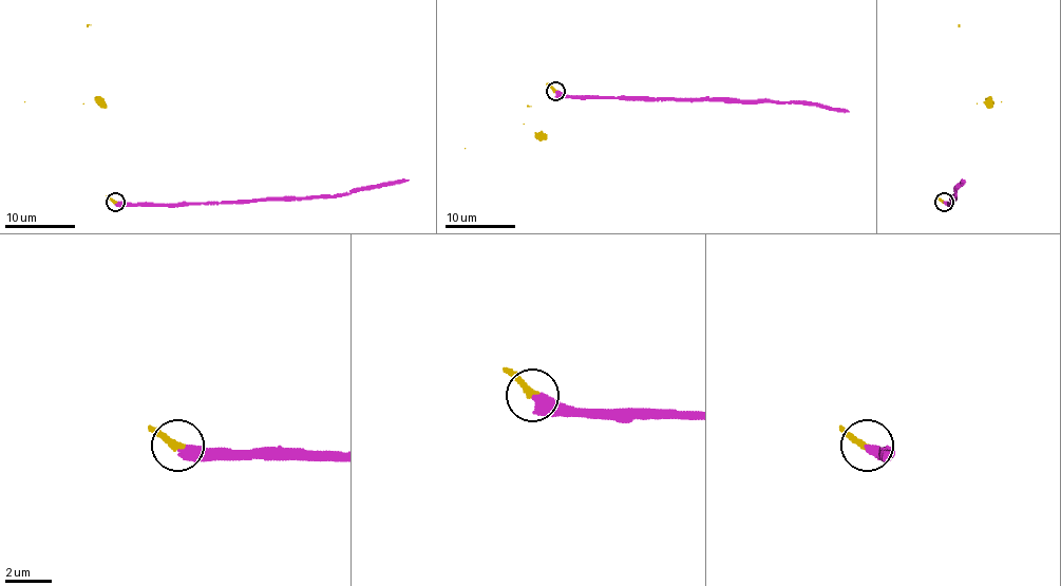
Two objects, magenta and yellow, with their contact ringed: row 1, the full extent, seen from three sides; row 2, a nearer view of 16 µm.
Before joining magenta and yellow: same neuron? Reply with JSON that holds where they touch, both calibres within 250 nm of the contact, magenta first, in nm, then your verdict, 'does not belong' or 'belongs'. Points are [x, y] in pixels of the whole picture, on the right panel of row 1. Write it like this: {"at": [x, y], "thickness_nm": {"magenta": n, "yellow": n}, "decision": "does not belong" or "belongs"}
{"at": [944, 202], "thickness_nm": {"magenta": 440, "yellow": 280}, "decision": "belongs"}

